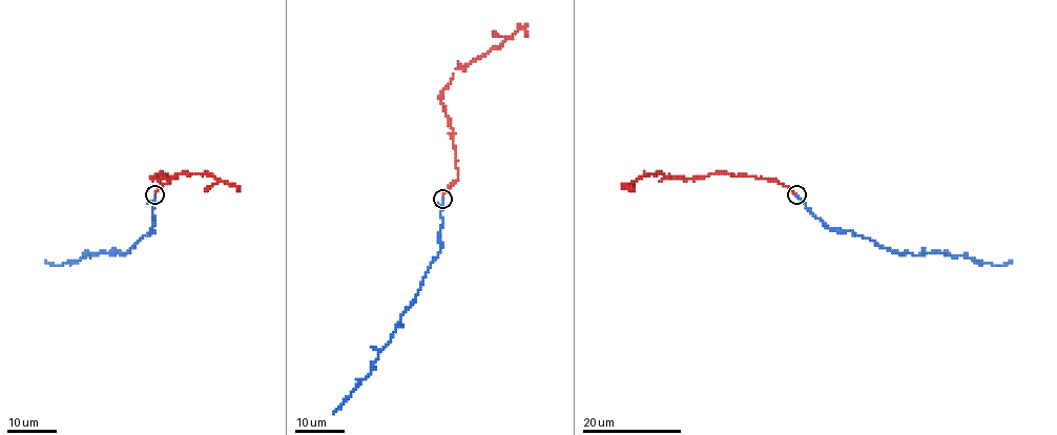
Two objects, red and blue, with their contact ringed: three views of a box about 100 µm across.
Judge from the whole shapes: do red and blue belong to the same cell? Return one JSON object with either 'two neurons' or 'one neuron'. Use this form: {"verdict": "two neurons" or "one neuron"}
{"verdict": "one neuron"}

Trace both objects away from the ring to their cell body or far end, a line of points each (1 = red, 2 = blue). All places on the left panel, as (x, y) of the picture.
1: (154, 195), (170, 180), (162, 172), (153, 178), (186, 172), (211, 174), (235, 185), (237, 190)
2: (154, 195), (153, 232), (151, 230), (141, 237), (129, 251), (114, 254), (101, 251), (62, 265), (45, 261)

